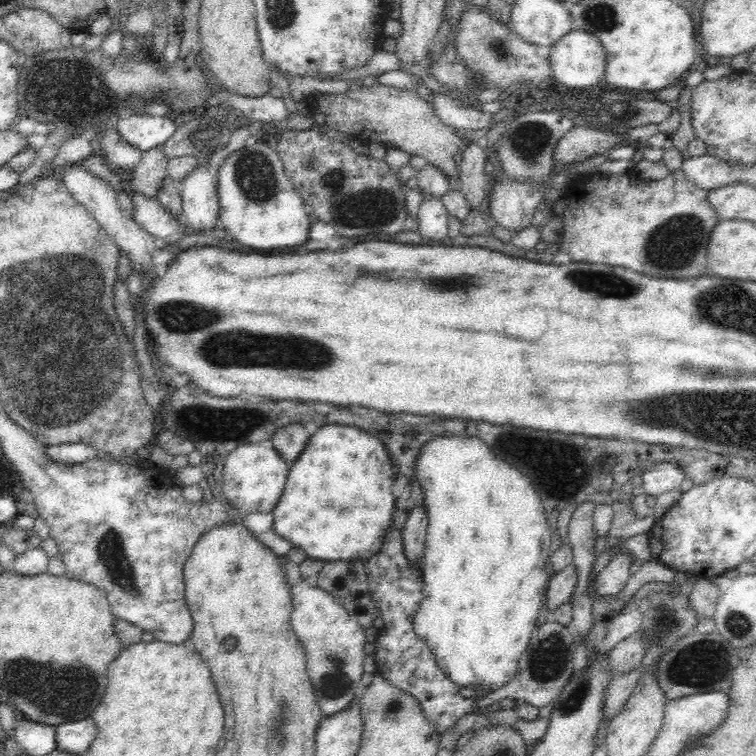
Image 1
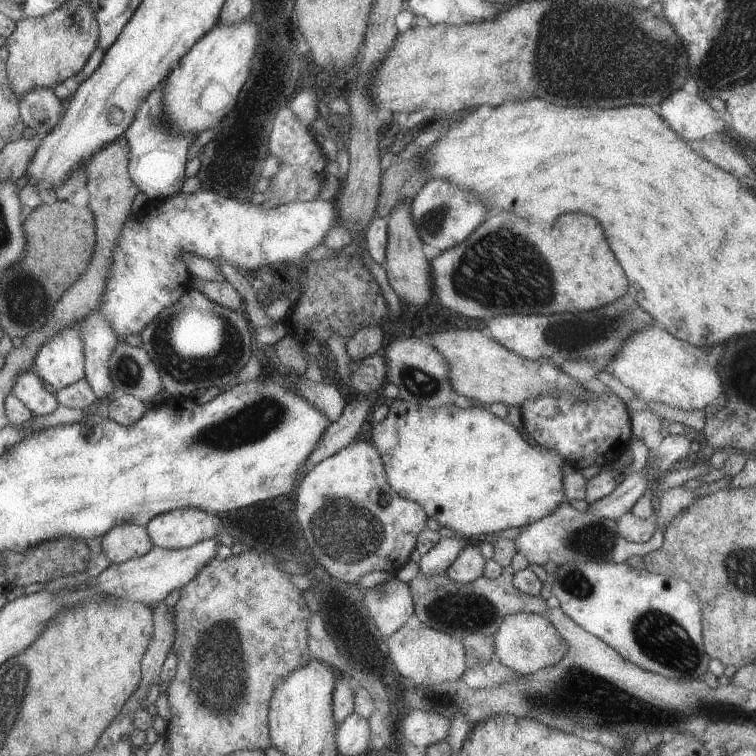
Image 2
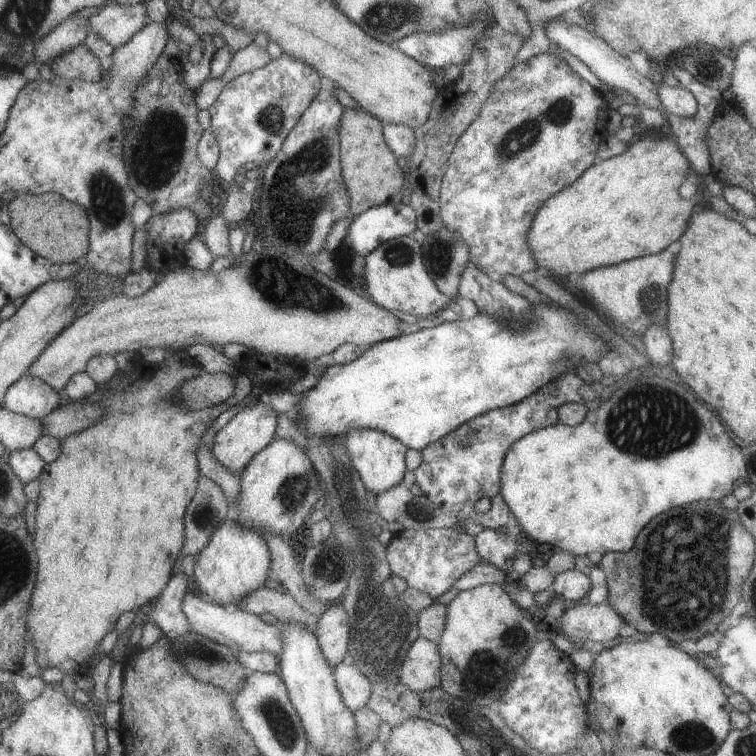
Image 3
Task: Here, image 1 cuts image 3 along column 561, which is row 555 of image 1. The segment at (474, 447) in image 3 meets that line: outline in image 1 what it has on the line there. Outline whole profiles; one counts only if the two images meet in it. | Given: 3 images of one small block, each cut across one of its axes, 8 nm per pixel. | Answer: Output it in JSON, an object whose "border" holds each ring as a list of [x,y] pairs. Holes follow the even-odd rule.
{"border":[[[389,530],[380,550],[365,562],[370,593],[386,624],[379,630],[373,656],[377,673],[392,686],[416,697],[432,728],[438,735],[444,735],[454,730],[458,720],[479,710],[474,705],[474,698],[464,697],[460,693],[460,687],[446,676],[437,664],[432,649],[415,634],[414,616],[424,600],[422,570],[411,566],[407,561],[403,551],[402,535],[401,531]]]}

